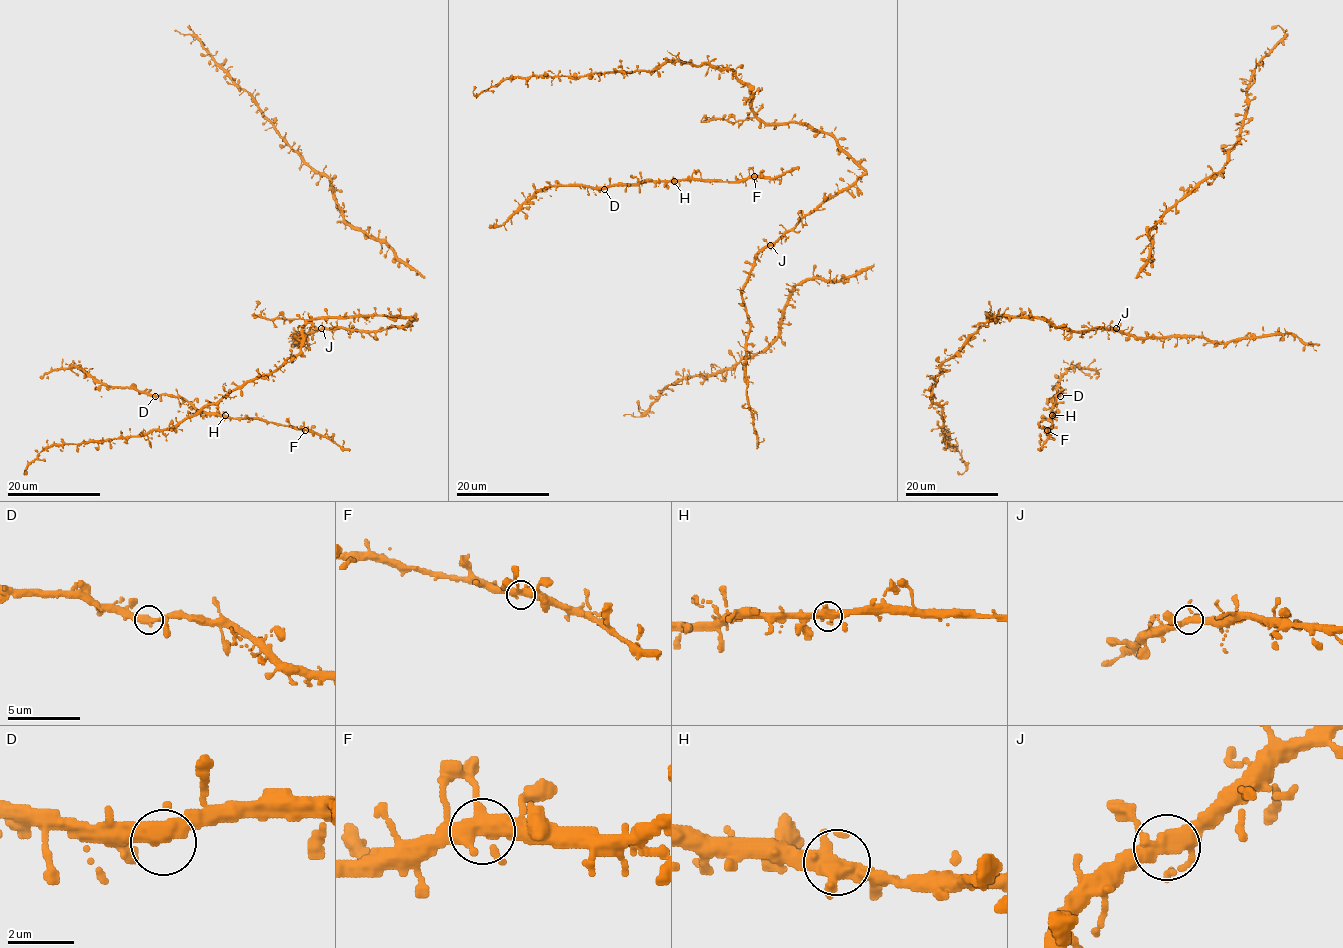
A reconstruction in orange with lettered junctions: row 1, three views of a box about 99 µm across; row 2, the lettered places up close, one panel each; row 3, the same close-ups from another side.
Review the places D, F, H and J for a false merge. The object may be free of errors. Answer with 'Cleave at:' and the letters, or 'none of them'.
Cleave at: none of them

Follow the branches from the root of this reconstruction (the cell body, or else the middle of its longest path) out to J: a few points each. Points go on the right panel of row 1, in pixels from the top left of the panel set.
J: (1030, 318), (1047, 319), (1067, 330), (1116, 328)

